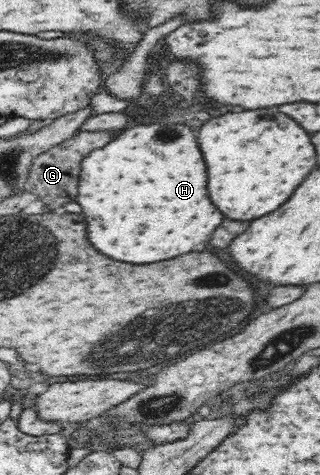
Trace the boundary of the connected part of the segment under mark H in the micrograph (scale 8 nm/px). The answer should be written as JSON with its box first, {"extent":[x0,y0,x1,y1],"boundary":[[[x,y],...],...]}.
{"extent":[78,121,224,265],"boundary":[[[164,121],[124,128],[106,147],[91,151],[81,161],[79,177],[78,203],[88,221],[88,239],[100,253],[116,261],[146,265],[190,253],[200,249],[224,219],[208,197],[206,165],[196,135],[188,125]]]}

